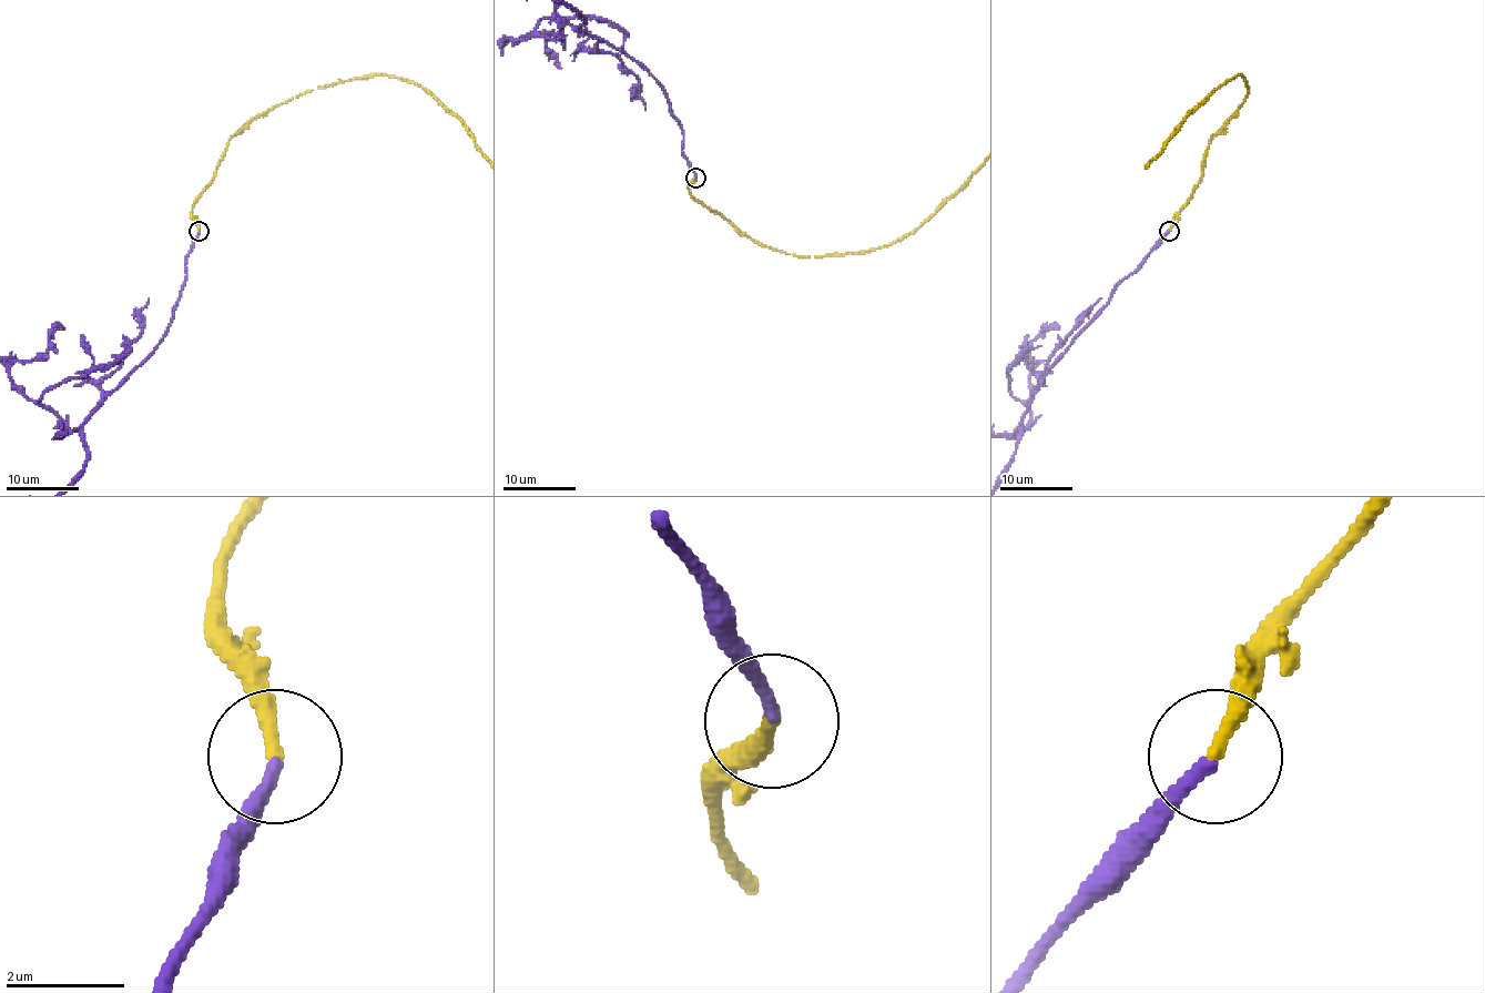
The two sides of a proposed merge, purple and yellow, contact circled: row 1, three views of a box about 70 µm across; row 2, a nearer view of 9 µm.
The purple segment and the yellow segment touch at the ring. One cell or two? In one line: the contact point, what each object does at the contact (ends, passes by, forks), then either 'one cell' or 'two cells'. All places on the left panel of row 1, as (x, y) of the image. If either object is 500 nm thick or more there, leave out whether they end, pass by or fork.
at (199, 231); purple ends there; yellow ends there; one cell

